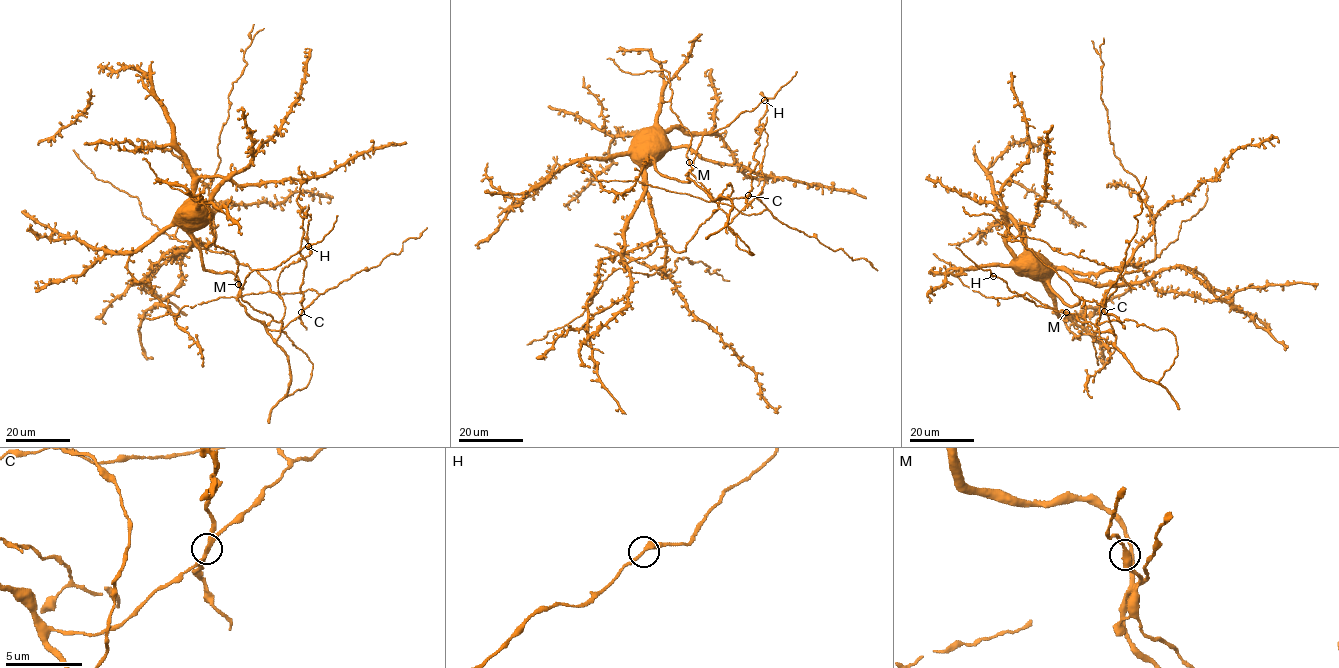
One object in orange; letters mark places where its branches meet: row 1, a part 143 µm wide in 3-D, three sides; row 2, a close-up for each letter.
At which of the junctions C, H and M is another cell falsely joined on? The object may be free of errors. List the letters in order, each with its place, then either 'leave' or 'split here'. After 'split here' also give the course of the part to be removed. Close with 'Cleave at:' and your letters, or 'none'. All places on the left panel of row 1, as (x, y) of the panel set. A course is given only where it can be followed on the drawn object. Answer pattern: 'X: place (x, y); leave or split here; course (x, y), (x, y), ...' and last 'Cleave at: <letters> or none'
C: place (301, 312); split here; course (301, 313), (302, 220), (310, 214), (310, 254), (283, 269), (280, 294)
H: place (308, 246); leave
M: place (238, 284); leave
Cleave at: C

